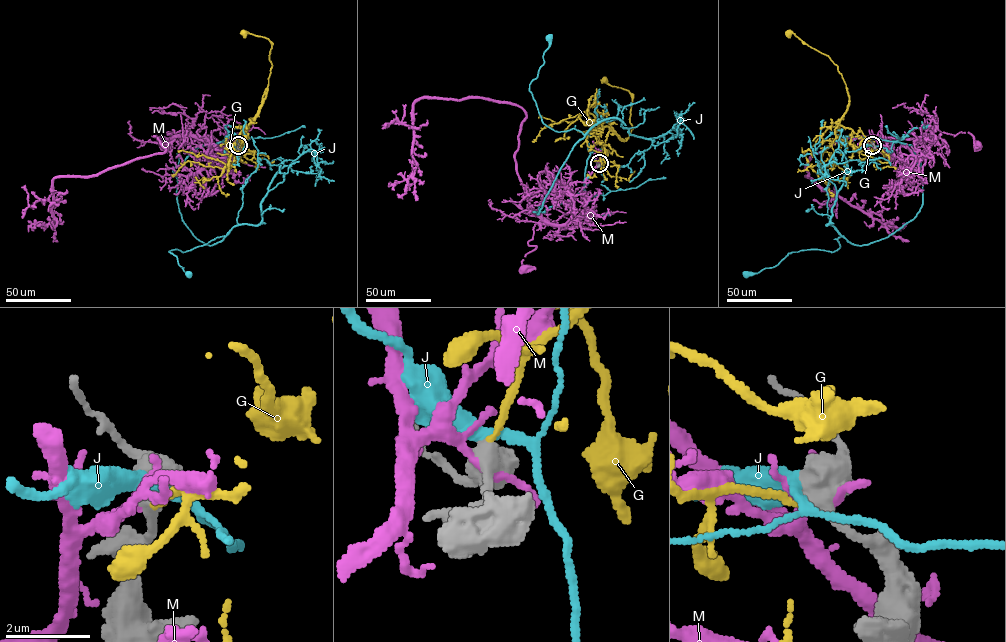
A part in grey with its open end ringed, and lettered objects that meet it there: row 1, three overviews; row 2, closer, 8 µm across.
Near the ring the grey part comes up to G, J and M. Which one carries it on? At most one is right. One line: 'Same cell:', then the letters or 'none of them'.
Same cell: G

